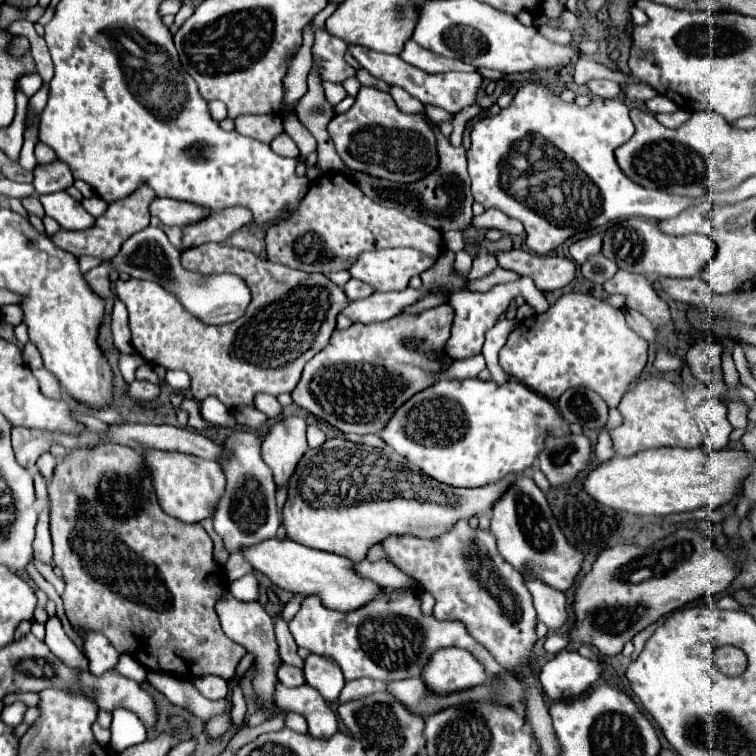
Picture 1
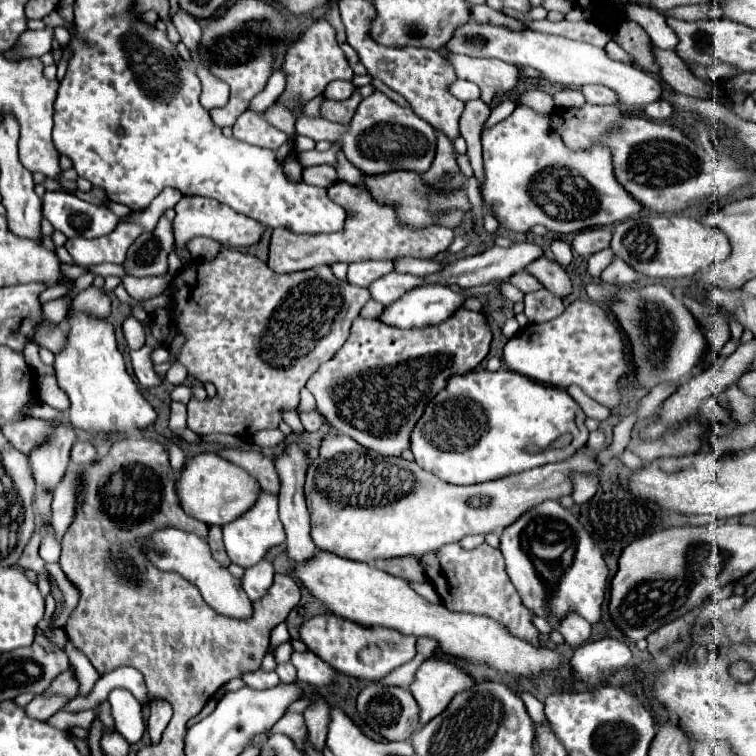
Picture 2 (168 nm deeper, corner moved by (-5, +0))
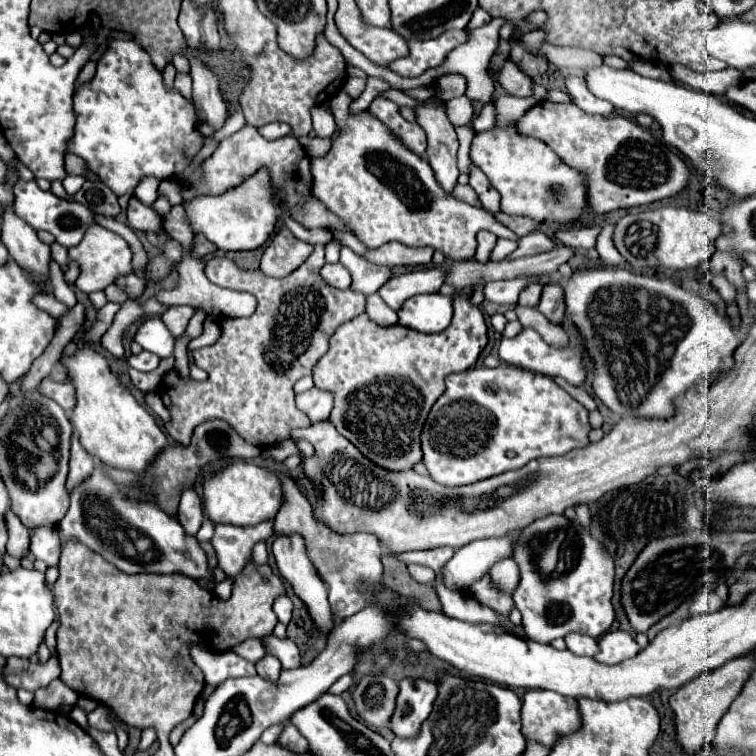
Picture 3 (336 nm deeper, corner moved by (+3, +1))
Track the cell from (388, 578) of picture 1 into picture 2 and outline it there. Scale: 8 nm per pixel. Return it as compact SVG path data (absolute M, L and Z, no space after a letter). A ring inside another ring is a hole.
M424 582L424 584L410 584L418 594L422 594L428 602L434 602L434 604L442 604L442 598L438 596L438 592L434 590L434 586L430 586L428 582Z

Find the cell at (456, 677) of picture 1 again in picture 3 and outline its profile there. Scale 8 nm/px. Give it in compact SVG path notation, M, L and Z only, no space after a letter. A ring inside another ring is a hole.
M406 677L400 681L396 711L392 715L392 731L396 737L412 737L420 731L422 721L430 715L438 695L438 685L426 679Z

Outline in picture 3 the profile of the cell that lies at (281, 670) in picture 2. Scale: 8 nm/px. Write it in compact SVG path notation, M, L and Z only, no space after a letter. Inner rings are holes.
M266 655L266 659L256 663L256 667L258 667L258 675L262 679L268 679L268 681L276 681L280 671L282 671L282 663L272 655Z

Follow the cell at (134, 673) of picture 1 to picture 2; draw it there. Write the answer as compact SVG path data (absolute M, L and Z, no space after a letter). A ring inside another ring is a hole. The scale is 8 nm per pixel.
M116 668L110 674L100 676L100 680L96 682L94 690L90 692L90 696L76 696L74 700L70 700L70 704L64 708L68 712L80 712L80 710L88 710L88 708L96 708L102 700L108 698L110 690L114 688L126 688L130 690L138 700L142 700L142 696L146 696L146 684L142 674L136 668Z

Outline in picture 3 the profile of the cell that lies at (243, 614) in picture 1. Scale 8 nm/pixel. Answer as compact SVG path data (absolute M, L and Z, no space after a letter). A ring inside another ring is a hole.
M94 469L90 479L74 489L58 533L62 543L74 537L126 573L180 573L190 579L206 581L210 589L216 585L208 557L198 539L188 535L184 527L162 513L160 507L148 501L128 499L100 469Z

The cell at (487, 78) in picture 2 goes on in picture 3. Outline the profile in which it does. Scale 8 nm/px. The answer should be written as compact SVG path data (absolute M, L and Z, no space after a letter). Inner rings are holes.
M504 61L504 65L492 73L492 79L500 83L500 87L514 97L530 97L532 95L532 79L520 73L520 69L512 61Z

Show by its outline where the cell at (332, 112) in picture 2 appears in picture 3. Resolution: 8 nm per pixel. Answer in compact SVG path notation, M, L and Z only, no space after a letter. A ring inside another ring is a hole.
M348 77L346 83L344 83L344 91L346 91L352 99L360 97L360 93L364 91L364 87L366 87L366 79L360 79L360 77Z

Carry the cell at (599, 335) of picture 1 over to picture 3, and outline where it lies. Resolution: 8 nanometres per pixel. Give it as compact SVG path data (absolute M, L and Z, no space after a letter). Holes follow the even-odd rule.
M526 327L522 329L522 333L518 333L516 337L512 339L502 339L500 343L500 349L498 349L498 355L502 361L506 361L508 365L514 365L514 367L520 367L520 369L526 369L526 371L532 371L532 373L540 373L540 375L548 375L548 377L564 377L570 385L576 385L580 387L584 381L586 381L586 375L588 375L588 369L586 369L586 363L582 359L582 355L576 351L576 347L570 343L568 347L554 347L554 345L548 345L538 331Z

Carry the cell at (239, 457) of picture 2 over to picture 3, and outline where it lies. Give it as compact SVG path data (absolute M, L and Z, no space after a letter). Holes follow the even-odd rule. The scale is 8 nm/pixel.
M268 469L268 471L274 473L278 477L278 481L282 483L282 505L274 517L276 533L278 535L300 533L306 539L308 557L316 563L314 567L318 569L318 573L322 575L326 585L330 585L328 601L330 601L332 613L338 621L358 613L360 609L366 607L366 599L362 599L362 595L358 595L358 579L370 579L370 583L382 583L382 579L380 579L380 575L382 575L382 563L380 563L382 545L378 543L378 539L374 539L374 535L366 535L366 533L338 537L334 531L330 531L326 525L322 525L314 517L310 501L302 495L298 485L288 475L284 475L276 469Z

